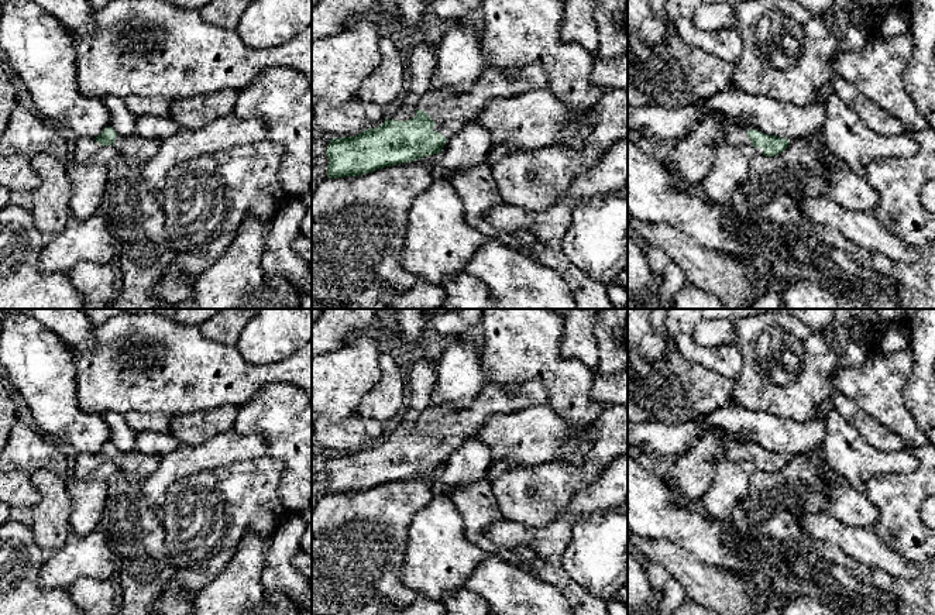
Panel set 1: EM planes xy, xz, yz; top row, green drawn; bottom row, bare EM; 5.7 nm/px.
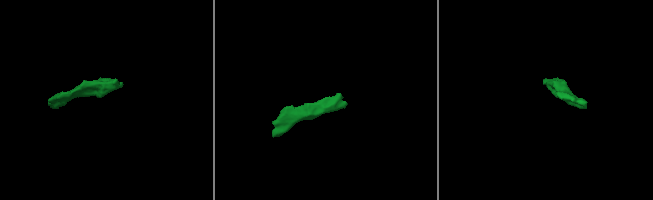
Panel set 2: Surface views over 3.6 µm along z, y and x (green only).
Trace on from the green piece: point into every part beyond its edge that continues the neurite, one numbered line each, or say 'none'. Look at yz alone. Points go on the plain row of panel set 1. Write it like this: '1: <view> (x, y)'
1: yz (735, 452)

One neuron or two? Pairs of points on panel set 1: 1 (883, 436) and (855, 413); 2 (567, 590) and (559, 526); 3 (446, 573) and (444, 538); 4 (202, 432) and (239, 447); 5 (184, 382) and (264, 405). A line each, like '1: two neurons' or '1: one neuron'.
1: one neuron
2: one neuron
3: one neuron
4: two neurons
5: two neurons

